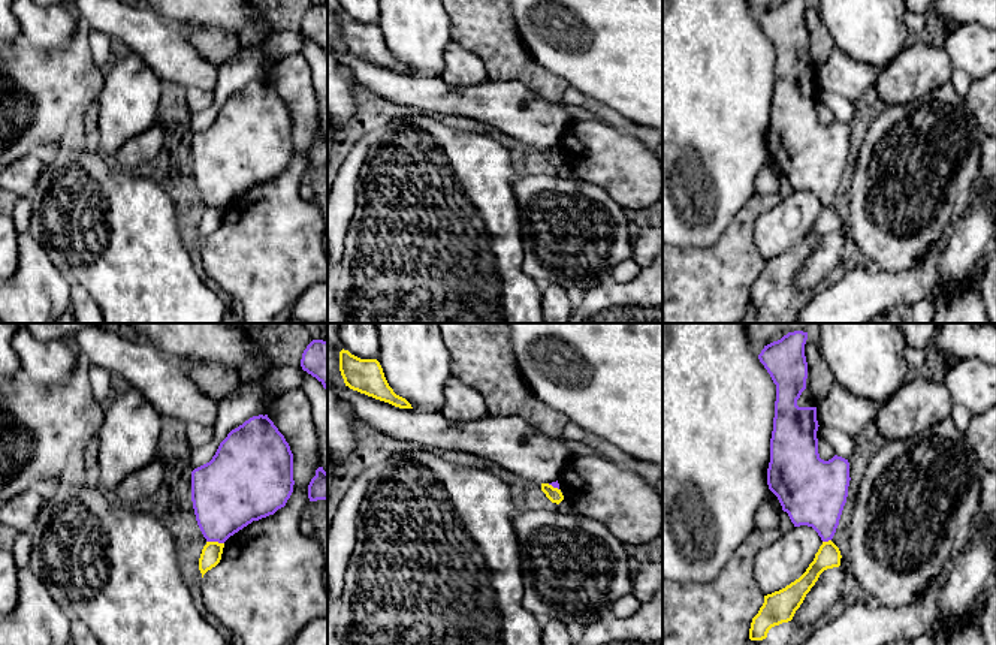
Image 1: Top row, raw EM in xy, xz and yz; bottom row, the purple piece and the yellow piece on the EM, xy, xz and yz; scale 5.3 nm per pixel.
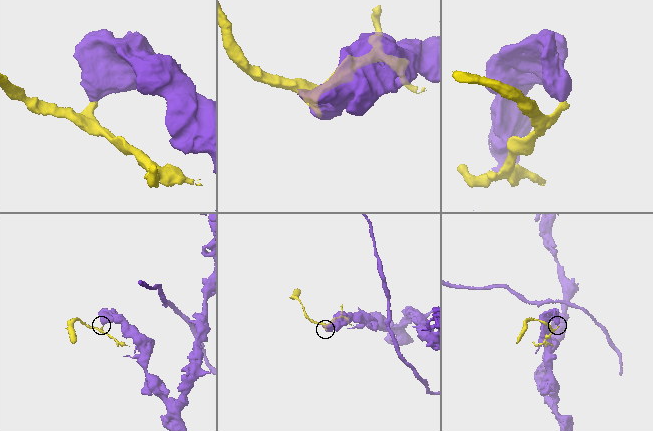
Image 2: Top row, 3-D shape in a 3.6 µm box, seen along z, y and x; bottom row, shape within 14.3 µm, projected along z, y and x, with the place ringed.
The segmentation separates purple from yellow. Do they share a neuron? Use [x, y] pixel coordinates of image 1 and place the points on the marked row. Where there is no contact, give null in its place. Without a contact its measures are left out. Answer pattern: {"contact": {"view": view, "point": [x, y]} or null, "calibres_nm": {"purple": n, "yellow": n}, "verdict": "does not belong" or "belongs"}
{"contact": {"view": "xy", "point": [216, 540]}, "calibres_nm": {"purple": 380, "yellow": 110}, "verdict": "does not belong"}

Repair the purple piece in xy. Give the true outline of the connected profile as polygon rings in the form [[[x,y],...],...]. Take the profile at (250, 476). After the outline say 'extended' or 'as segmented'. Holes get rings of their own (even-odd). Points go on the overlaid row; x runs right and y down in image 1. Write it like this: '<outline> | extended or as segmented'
[[[268,415],[253,416],[232,430],[212,459],[191,471],[191,501],[197,525],[206,542],[224,543],[230,536],[284,507],[293,492],[293,453]]] | as segmented

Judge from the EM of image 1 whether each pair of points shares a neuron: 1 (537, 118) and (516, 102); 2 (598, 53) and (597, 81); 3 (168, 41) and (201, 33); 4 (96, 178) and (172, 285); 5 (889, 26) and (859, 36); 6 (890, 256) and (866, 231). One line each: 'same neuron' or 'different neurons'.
1: same neuron
2: same neuron
3: different neurons
4: same neuron
5: same neuron
6: same neuron

